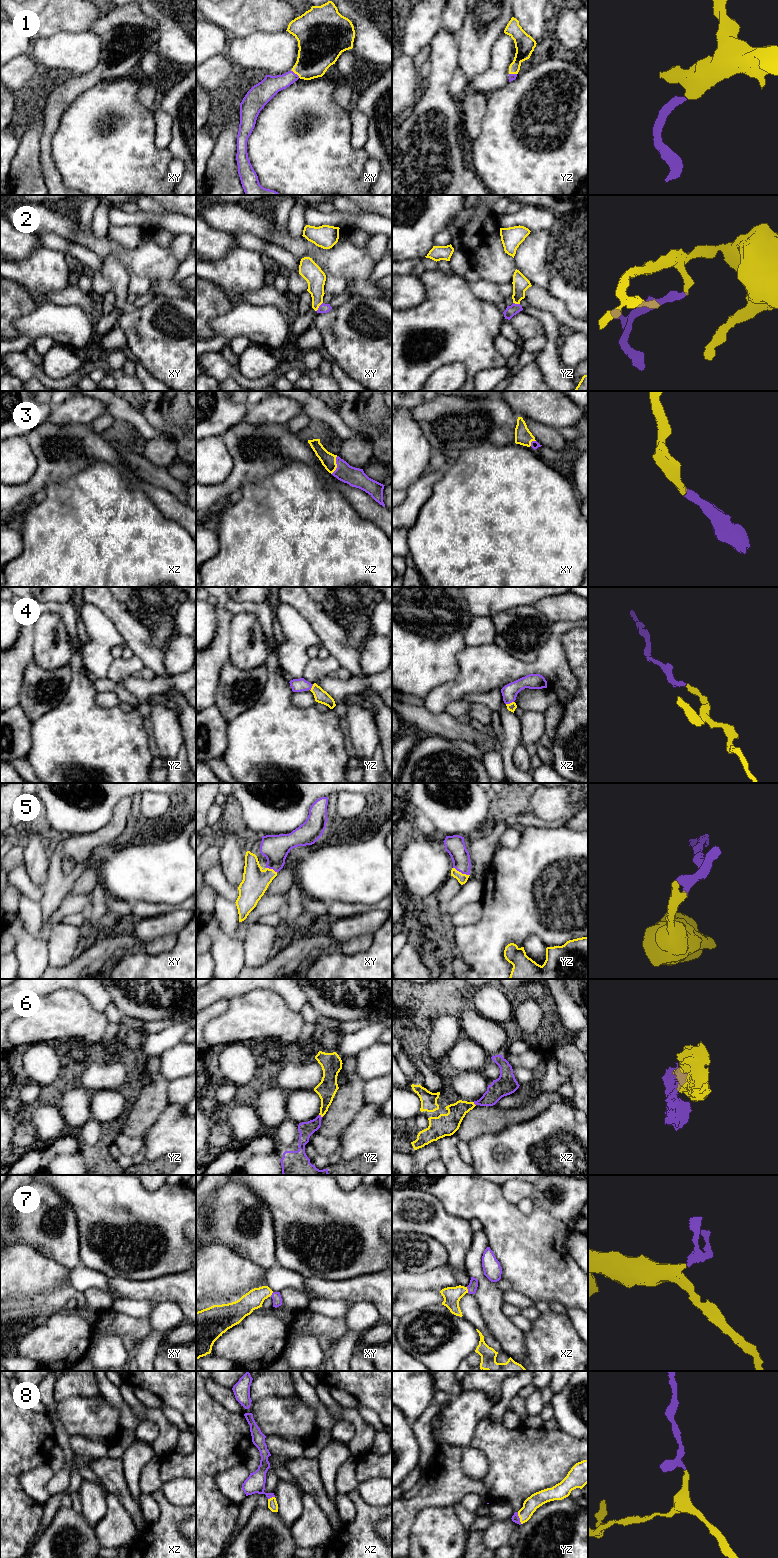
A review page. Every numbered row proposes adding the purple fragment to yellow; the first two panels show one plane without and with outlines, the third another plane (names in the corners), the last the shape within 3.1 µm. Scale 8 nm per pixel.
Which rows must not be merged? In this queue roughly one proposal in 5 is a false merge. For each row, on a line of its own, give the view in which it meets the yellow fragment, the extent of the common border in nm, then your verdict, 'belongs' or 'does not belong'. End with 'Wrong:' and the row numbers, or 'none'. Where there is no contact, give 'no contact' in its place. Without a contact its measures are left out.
1: contact in xy; length 90 nm; belongs
2: contact in xy; length 90 nm; belongs
3: contact in xz; length 150 nm; belongs
4: contact in xz; length 70 nm; belongs
5: contact in yz; length 150 nm; belongs
6: contact in yz; length 40 nm; belongs
7: contact in xz; length 50 nm; belongs
8: contact in yz; length 100 nm; belongs
Wrong: none

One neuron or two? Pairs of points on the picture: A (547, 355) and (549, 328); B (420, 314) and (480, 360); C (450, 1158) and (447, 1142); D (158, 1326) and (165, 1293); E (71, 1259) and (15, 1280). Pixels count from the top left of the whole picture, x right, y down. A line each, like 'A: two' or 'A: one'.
A: one
B: one
C: one
D: two
E: two

